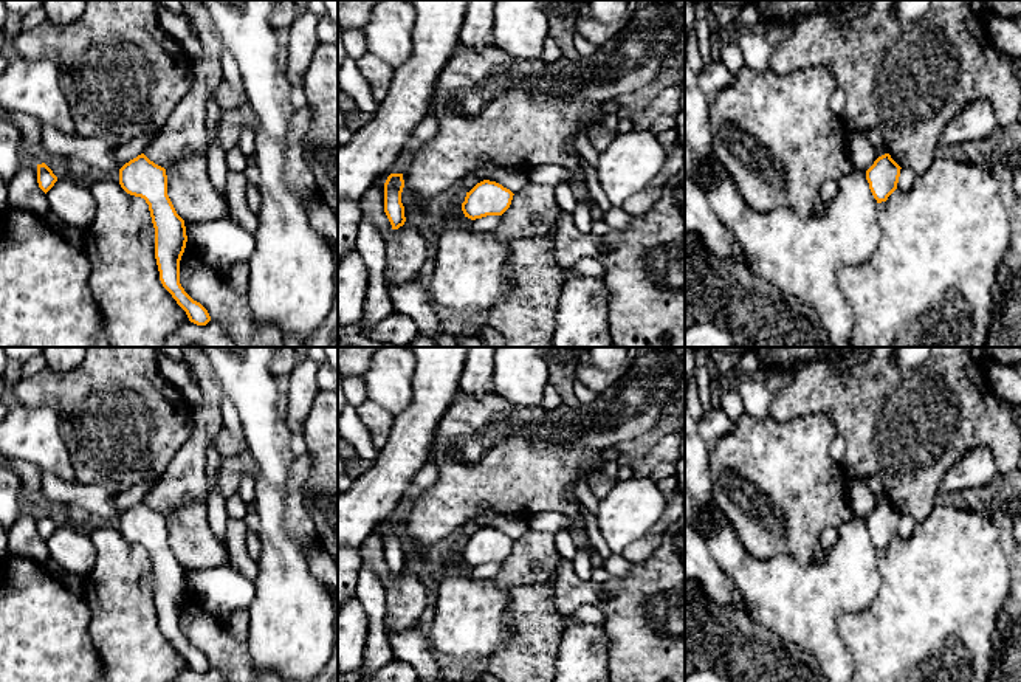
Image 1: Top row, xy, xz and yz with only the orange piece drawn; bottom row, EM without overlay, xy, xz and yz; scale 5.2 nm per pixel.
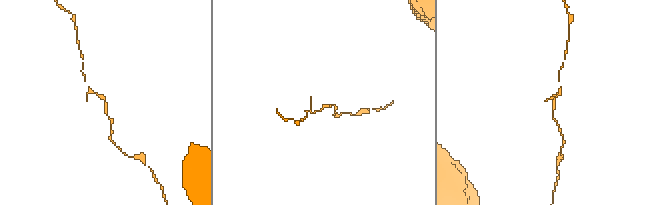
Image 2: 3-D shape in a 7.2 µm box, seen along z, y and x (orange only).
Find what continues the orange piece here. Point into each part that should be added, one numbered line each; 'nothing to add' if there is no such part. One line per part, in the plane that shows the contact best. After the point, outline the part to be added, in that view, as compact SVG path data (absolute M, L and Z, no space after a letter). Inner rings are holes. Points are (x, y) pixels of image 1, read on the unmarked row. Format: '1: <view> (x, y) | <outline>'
nothing to add

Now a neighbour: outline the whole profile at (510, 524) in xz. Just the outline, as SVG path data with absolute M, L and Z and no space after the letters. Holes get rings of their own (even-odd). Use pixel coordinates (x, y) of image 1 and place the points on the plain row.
M485 508L477 516L476 521L483 527L496 529L504 535L510 536L513 541L525 535L530 527L525 518L514 513L497 513L494 510Z

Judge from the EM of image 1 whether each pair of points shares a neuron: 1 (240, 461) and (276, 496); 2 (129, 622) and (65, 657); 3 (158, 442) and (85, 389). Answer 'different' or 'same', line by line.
1: different
2: different
3: same

